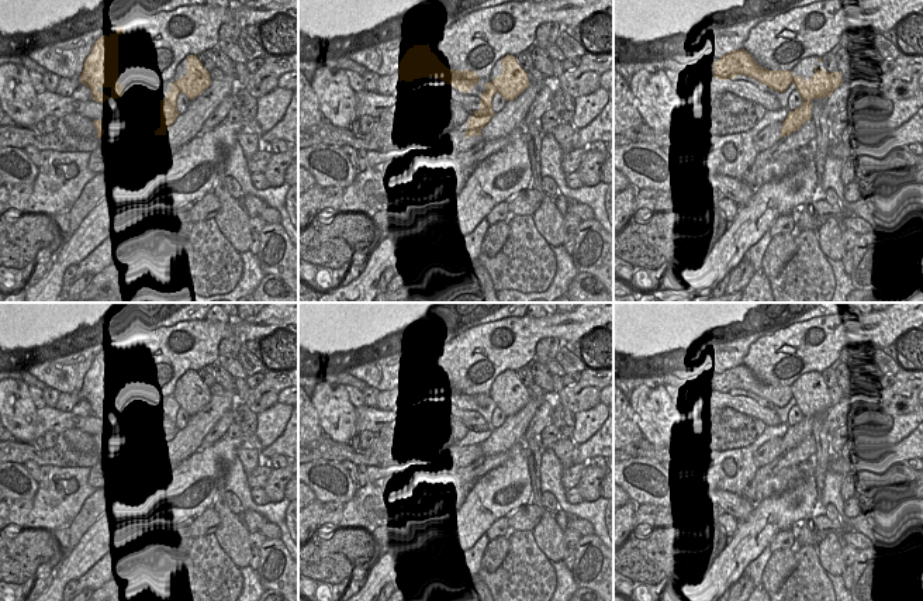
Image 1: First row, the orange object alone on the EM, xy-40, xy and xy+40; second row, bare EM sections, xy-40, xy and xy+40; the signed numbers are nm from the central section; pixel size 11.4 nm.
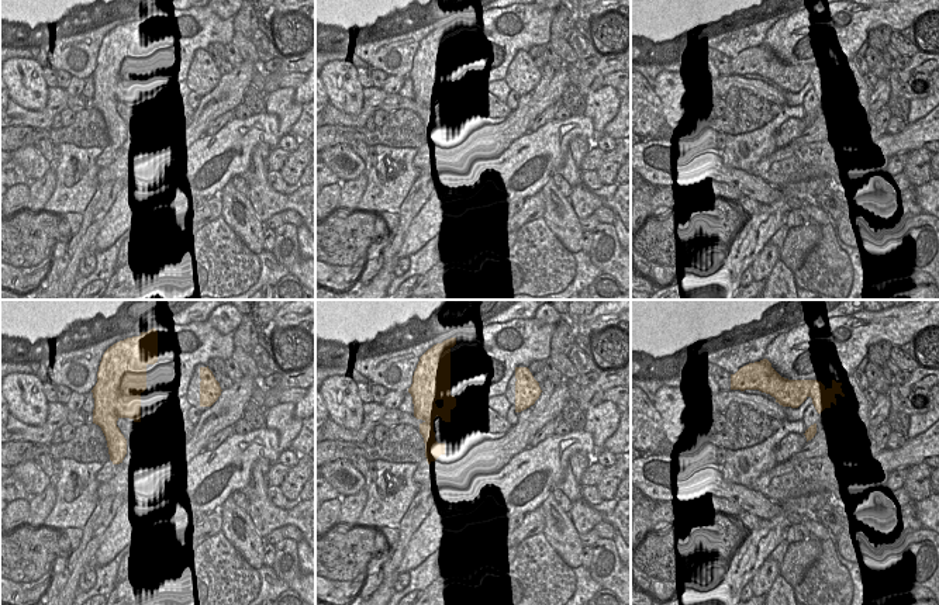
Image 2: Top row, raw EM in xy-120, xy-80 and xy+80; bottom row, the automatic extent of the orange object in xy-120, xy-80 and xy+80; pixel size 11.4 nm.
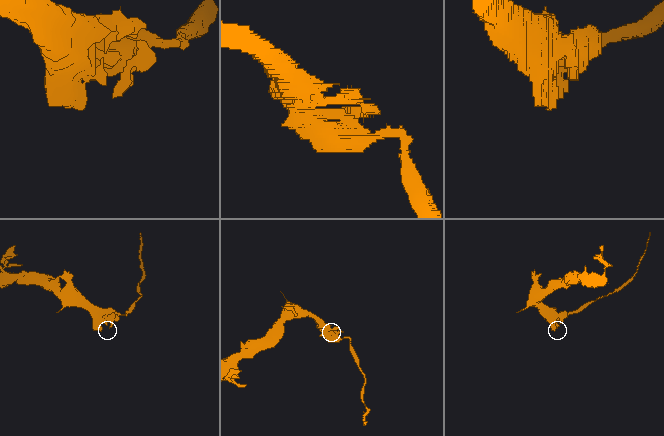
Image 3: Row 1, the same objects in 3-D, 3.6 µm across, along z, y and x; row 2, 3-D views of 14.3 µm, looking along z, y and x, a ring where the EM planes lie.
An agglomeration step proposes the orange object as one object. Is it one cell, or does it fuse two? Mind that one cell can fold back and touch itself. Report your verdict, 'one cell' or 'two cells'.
two cells

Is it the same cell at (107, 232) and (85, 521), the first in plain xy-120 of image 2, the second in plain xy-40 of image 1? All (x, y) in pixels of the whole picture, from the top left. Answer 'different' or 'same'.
different

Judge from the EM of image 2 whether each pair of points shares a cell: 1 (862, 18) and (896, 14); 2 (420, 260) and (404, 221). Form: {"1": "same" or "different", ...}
{"1": "same", "2": "different"}

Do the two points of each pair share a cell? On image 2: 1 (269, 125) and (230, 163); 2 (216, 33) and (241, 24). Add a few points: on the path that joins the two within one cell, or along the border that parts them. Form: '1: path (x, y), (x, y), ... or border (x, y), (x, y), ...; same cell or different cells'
1: path (259, 131), (237, 154); same cell
2: border (232, 18), (232, 28), (235, 31); different cells

